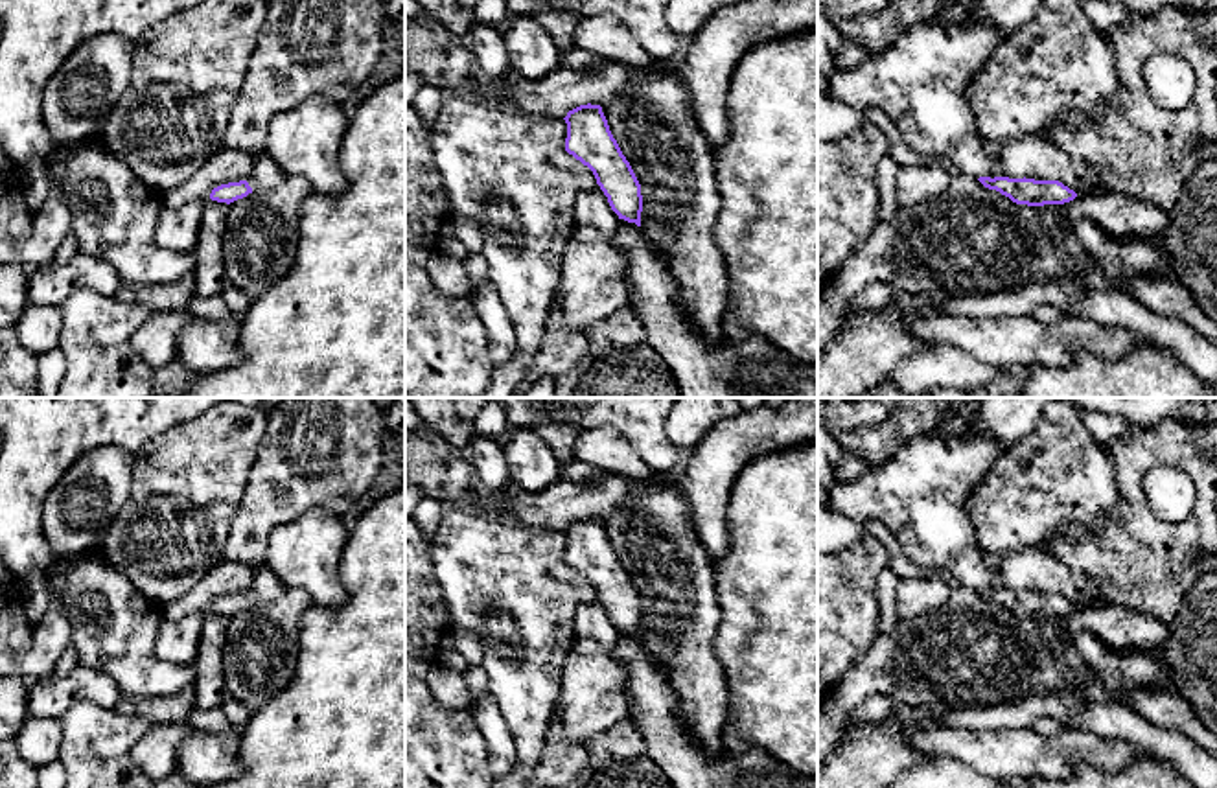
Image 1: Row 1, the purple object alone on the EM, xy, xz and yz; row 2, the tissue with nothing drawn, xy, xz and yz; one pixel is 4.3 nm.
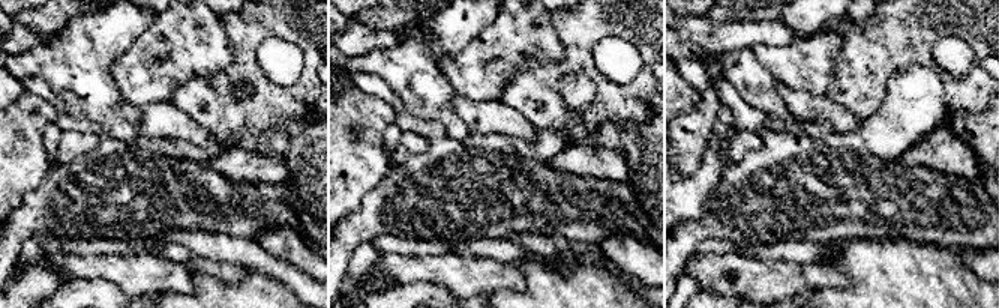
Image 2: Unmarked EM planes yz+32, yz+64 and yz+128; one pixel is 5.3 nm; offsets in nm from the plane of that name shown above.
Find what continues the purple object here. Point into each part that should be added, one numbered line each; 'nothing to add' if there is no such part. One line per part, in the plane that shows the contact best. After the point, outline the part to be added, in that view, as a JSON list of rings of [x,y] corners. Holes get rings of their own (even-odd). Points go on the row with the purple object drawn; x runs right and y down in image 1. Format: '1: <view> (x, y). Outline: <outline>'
1: xy (266, 173). Outline: [[[263,149],[256,155],[254,166],[249,173],[249,186],[252,190],[271,190],[285,180],[285,173],[276,160]]]

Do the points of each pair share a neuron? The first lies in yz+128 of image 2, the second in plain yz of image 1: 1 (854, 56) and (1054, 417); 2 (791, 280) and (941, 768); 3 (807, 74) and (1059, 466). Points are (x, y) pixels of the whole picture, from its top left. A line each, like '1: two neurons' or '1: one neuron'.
1: two neurons
2: two neurons
3: one neuron

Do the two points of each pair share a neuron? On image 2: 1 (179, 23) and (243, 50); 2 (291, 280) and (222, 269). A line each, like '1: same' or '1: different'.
1: different
2: different

